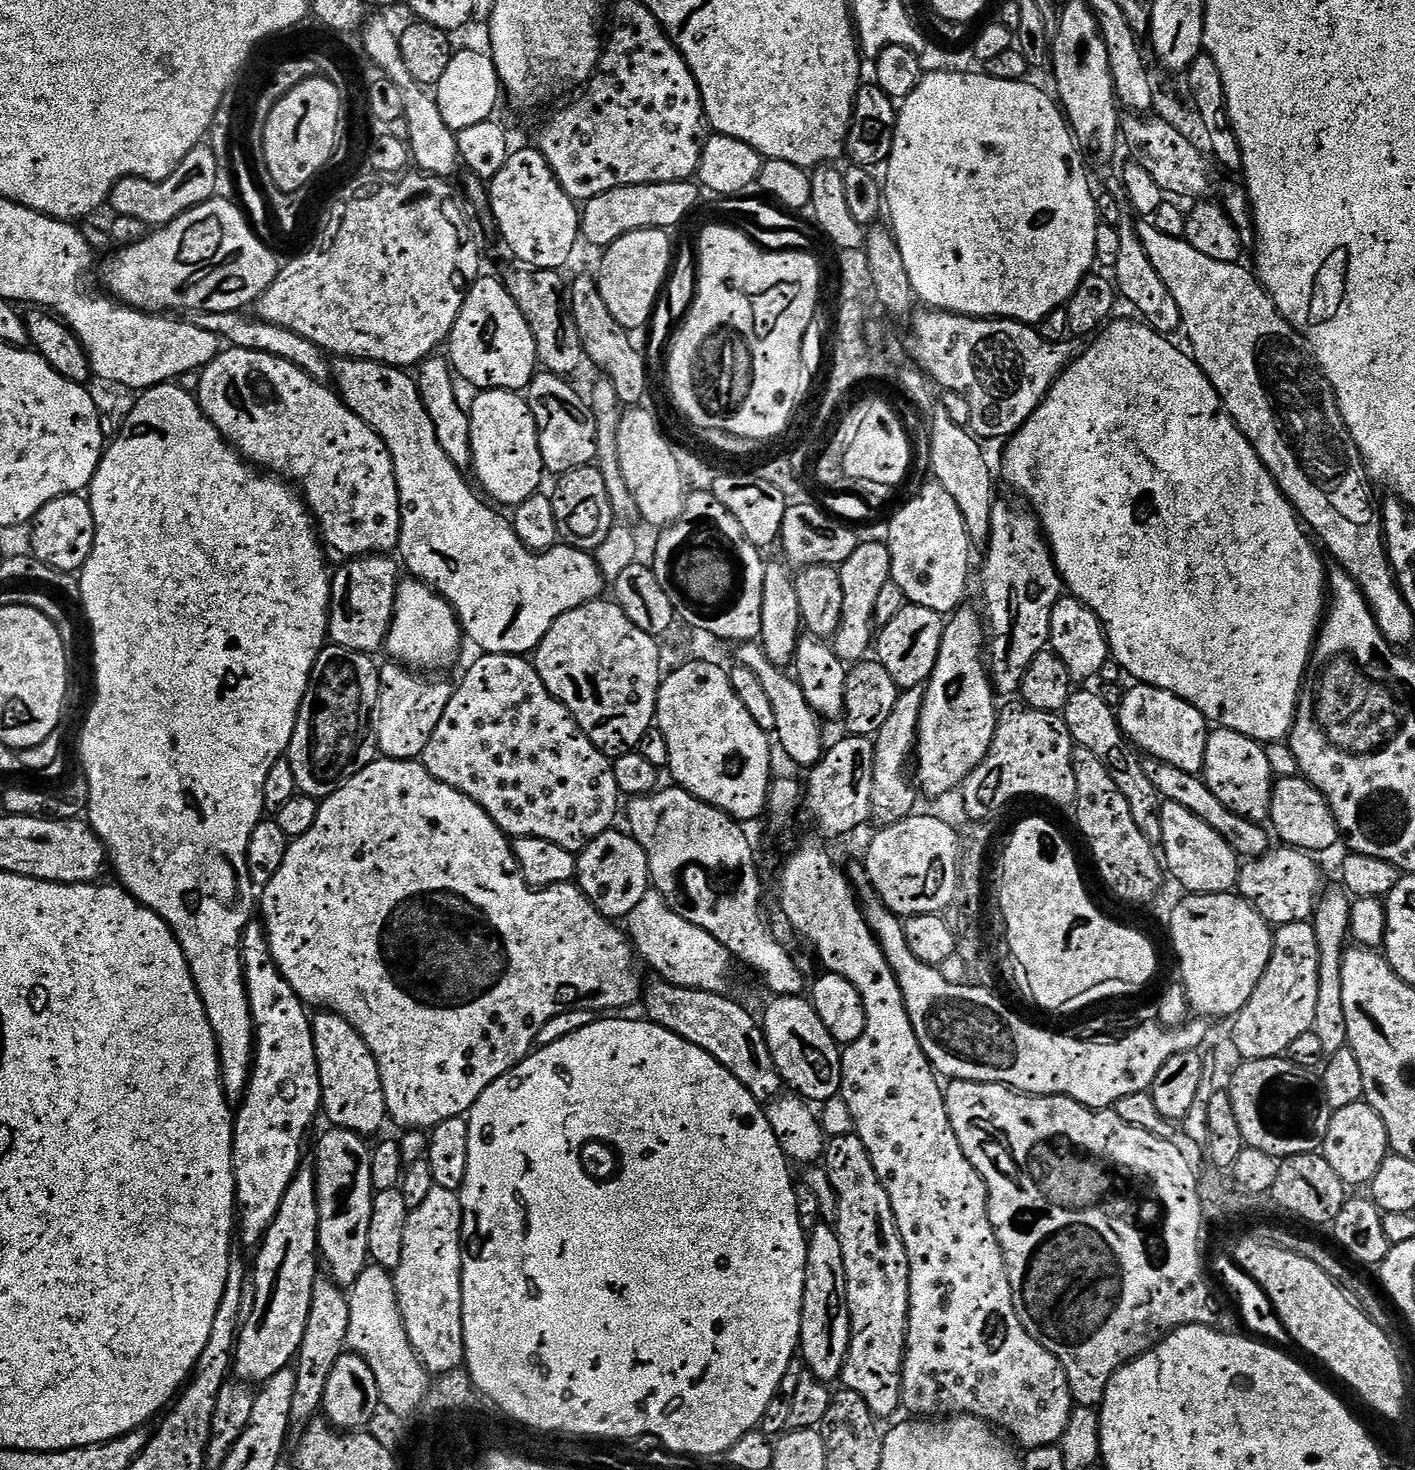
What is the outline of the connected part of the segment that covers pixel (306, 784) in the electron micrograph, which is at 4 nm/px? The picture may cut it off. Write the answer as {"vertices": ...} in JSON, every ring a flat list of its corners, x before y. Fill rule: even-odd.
{"vertices":[[329,643,318,654,308,689,300,704,292,741,286,753,290,767,294,769,296,787,303,795,317,798,329,796,334,790,341,788,347,780,354,778,354,774,358,774,367,764,377,759,380,751,376,729,380,668,372,660,375,659,367,652,346,650,333,643]]}

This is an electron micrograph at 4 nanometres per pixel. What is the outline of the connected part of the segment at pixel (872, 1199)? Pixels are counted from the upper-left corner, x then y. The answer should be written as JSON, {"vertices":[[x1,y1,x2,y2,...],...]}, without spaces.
{"vertices":[[853,1134,850,1136,834,1136,827,1141,826,1151,822,1157,822,1164,827,1169,830,1182,836,1191,837,1212,834,1219,834,1227,836,1234,841,1240,842,1256,845,1258,845,1274,846,1274,846,1298,849,1302,849,1322,851,1324,851,1332,849,1334,848,1352,845,1354,844,1368,840,1372,839,1379,842,1381,843,1387,847,1391,858,1394,866,1402,866,1406,870,1409,873,1416,883,1418,883,1416,892,1416,901,1407,900,1391,902,1390,902,1370,904,1369,904,1351,906,1350,906,1338,908,1337,908,1311,910,1310,910,1262,906,1254,906,1246,900,1237,900,1231,896,1225,894,1218,894,1210,890,1206,890,1198,886,1194,886,1190,882,1186,882,1182,878,1178,878,1174,874,1170,874,1166,870,1162,870,1154,866,1150,866,1146,860,1140,860,1137]]}

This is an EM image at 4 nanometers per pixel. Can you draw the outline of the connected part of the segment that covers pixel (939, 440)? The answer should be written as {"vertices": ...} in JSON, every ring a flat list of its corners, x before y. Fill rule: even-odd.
{"vertices":[[943,406,936,408,931,419,933,419,932,449,929,450,928,456,932,459,932,472,936,475,933,476,935,483,941,484,958,502,958,508,962,510,962,516,966,518,967,530,972,541,987,541,988,536,992,533,992,515,994,514,994,506,998,503,998,496,996,496,996,484,992,481,992,468,988,465,987,454,984,453,985,445,967,427,954,422,950,413]]}

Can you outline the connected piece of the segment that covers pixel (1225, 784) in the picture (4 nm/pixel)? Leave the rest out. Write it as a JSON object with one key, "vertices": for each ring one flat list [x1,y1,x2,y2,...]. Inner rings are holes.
{"vertices":[[1217,727,1209,731,1206,758,1202,778,1238,814,1247,820,1264,822,1272,811,1274,775,1267,760,1265,745,1258,740,1238,734,1229,728]]}

